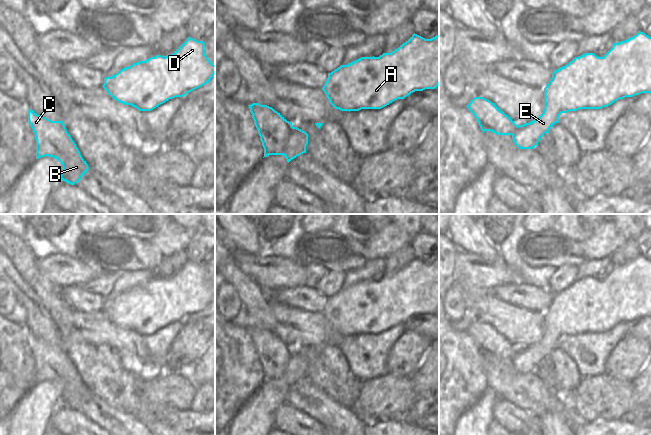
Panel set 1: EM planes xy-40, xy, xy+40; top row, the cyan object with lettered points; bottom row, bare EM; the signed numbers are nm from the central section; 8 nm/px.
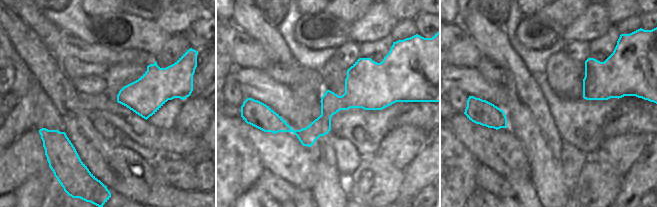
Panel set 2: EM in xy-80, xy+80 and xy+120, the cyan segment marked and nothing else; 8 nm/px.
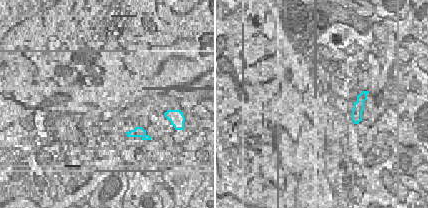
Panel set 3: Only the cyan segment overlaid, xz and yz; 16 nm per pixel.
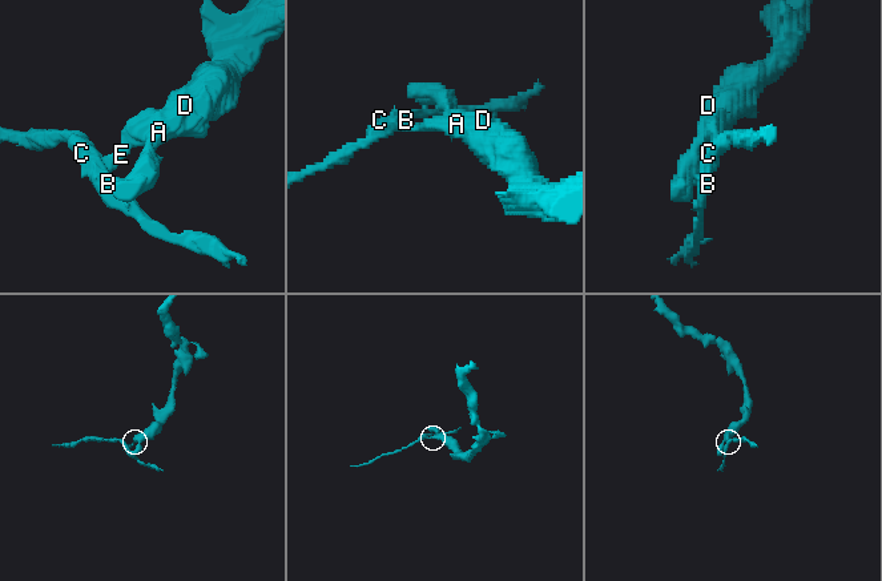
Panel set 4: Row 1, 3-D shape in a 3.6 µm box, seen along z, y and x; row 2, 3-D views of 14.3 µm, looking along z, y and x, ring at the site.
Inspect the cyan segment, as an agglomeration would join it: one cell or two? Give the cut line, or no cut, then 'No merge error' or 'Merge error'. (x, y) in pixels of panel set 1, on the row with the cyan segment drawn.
Split along xy (294, 127), (286, 148), (286, 154), (291, 159). Merge error

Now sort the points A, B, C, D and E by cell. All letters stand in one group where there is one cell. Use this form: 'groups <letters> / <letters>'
groups A D E / B C

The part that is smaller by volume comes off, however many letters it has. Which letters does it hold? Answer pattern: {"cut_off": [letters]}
{"cut_off": ["B", "C"]}

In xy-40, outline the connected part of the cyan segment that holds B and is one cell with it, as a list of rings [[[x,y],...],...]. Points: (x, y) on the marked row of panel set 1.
[[[28,110],[28,122],[36,140],[36,159],[49,156],[62,164],[60,179],[74,185],[88,170],[62,121],[51,121]]]

